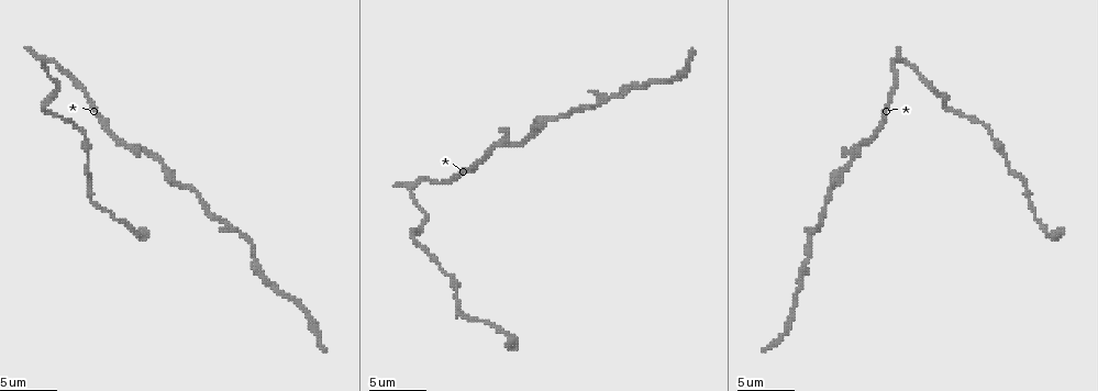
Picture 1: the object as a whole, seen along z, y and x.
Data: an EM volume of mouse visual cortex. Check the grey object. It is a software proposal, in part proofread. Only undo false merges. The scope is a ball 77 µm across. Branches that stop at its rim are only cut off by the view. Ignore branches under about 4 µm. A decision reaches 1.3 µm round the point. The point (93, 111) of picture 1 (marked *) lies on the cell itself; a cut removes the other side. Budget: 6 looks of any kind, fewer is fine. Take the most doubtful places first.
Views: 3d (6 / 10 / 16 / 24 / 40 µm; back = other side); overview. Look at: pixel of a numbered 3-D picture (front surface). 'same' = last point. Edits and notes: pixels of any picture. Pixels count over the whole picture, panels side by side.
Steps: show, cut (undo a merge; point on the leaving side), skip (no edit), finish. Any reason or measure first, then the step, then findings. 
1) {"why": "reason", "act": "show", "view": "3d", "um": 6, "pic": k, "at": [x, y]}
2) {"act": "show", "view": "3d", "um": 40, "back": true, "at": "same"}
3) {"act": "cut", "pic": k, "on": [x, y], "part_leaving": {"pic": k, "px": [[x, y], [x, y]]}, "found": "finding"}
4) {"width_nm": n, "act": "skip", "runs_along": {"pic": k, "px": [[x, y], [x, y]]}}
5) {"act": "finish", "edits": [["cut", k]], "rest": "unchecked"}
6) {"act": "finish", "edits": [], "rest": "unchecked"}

{"why": "thick turns thin", "act": "show", "view": "3d", "um": 6, "pic": 1, "at": [414, 239]}

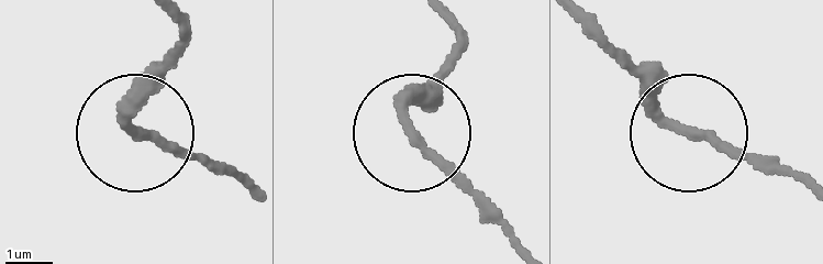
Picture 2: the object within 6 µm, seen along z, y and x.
{"act": "skip", "runs_along": {"pic": 2, "px": [[443, 18], [455, 53], [408, 124], [510, 239]]}, "found": "all the same cell"}

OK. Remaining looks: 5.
{"why": "thick turns thin", "act": "show", "view": "3d", "um": 6, "pic": 1, "at": [501, 332]}

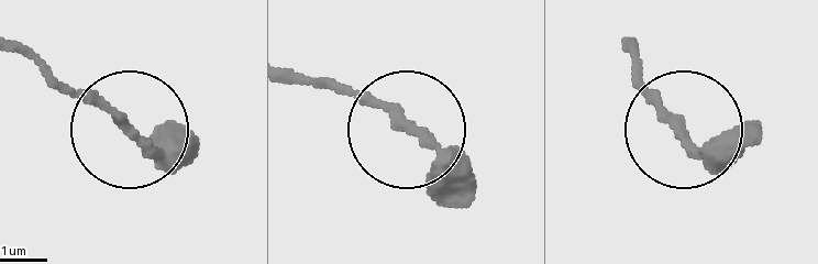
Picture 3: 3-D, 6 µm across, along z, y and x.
{"act": "skip", "runs_along": {"pic": 3, "px": [[294, 72], [376, 99], [408, 127]]}, "found": "continuous, no second cell"}

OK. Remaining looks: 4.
{"why": "thick turns thin", "act": "show", "view": "3d", "um": 10, "pic": 1, "at": [990, 129]}

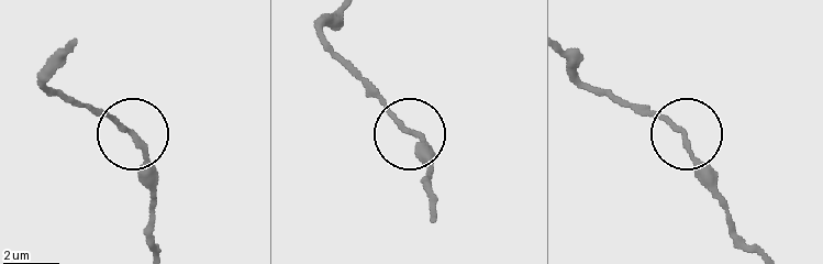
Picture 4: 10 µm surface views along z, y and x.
{"act": "show", "view": "3d", "um": 6, "pic": 4, "at": [410, 130]}

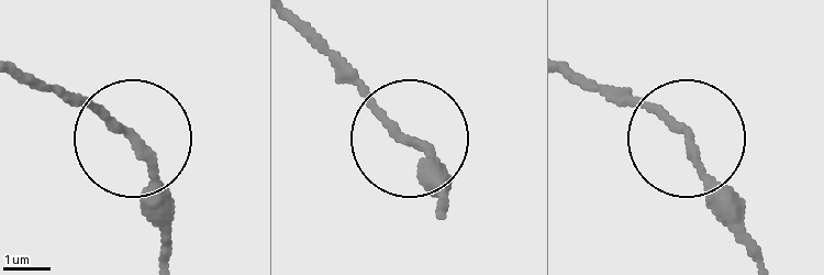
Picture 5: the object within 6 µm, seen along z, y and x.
{"act": "skip", "runs_along": {"pic": 5, "px": [[299, 32], [425, 146], [441, 205]]}, "found": "all the same cell"}

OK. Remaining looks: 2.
{"act": "finish", "edits": [], "rest": "unchecked"}

